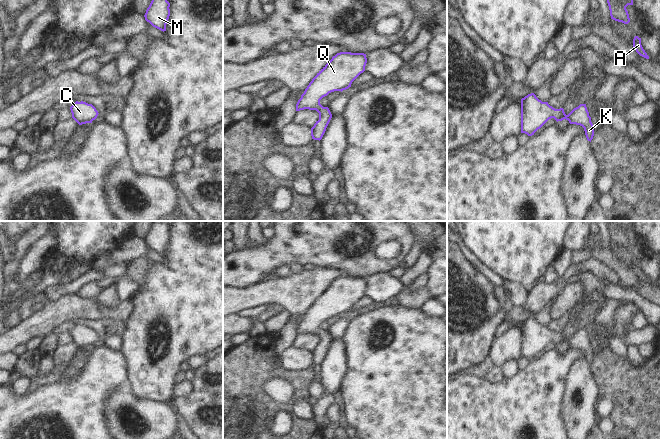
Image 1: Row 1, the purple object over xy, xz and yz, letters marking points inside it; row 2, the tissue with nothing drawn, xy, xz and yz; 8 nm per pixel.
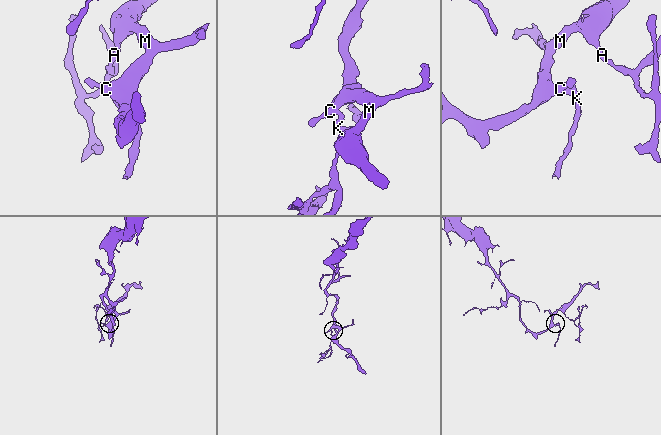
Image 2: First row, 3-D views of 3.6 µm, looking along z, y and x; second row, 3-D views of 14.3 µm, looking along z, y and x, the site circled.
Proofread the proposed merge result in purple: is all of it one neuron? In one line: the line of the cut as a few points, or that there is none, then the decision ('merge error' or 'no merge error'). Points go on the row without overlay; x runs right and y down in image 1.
no cut; no merge error

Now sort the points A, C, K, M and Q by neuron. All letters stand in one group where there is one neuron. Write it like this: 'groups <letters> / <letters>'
groups A C K M Q

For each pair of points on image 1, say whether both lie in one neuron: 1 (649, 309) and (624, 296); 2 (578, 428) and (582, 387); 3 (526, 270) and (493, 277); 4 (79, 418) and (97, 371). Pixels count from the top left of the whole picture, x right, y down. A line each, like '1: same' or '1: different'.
1: same
2: same
3: different
4: same

